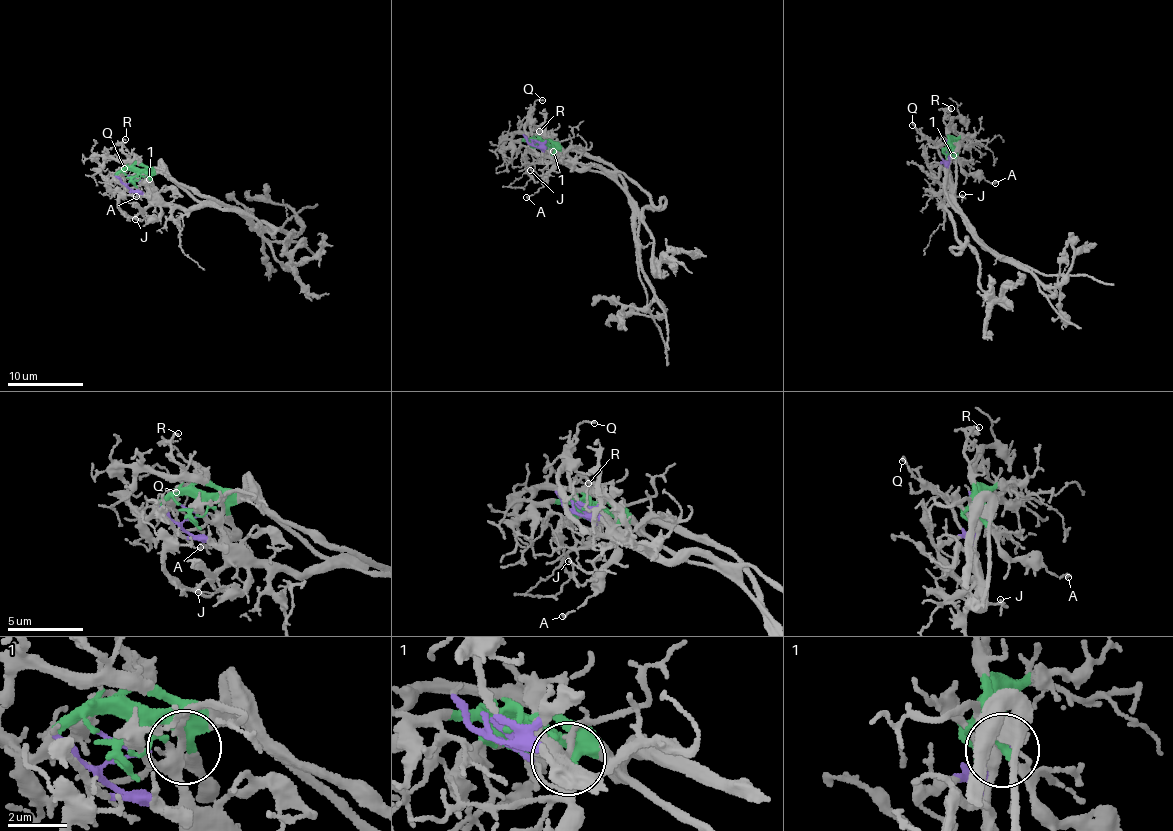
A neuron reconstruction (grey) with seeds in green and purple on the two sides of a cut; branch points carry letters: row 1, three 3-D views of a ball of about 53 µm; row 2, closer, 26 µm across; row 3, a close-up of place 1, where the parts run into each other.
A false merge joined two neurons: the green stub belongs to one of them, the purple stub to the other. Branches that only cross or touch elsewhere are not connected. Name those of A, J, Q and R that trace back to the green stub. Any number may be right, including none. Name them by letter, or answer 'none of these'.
A, R

